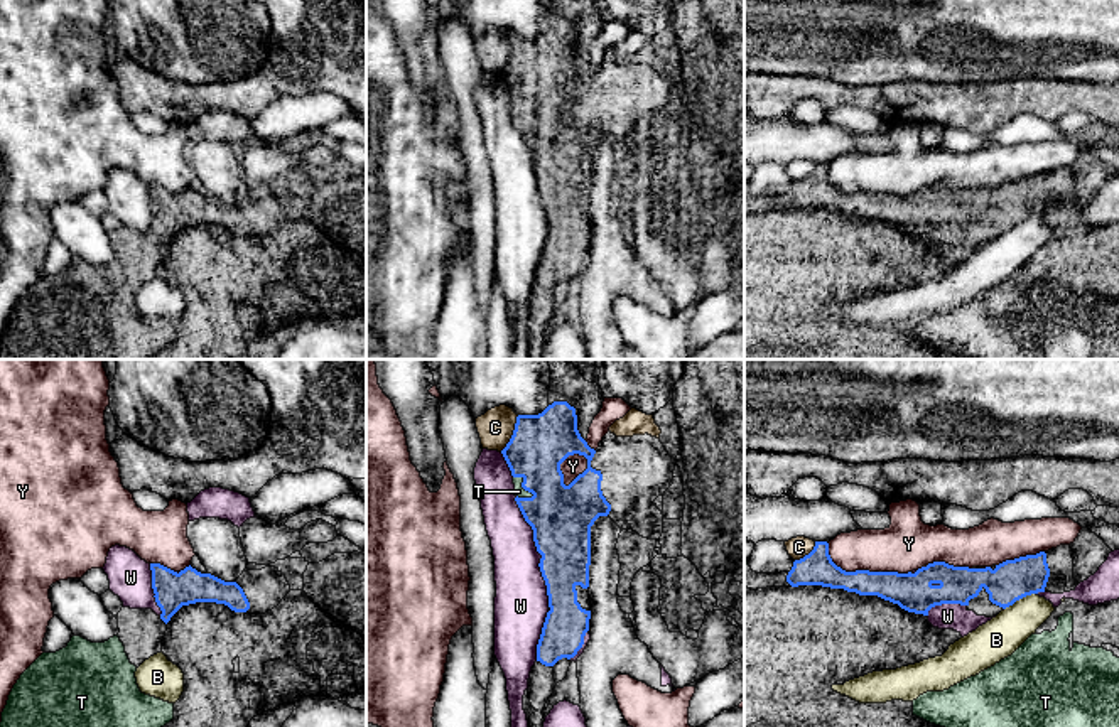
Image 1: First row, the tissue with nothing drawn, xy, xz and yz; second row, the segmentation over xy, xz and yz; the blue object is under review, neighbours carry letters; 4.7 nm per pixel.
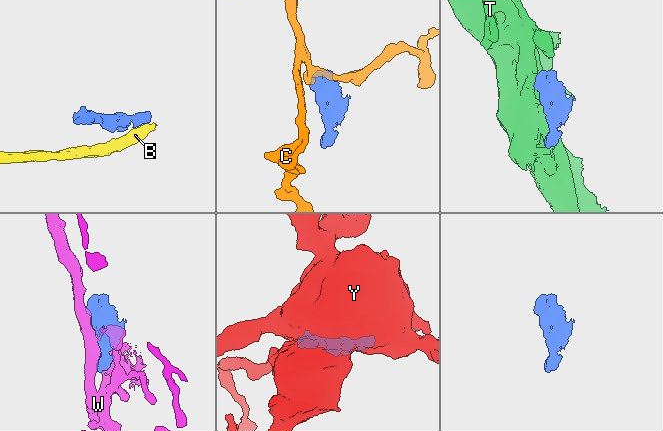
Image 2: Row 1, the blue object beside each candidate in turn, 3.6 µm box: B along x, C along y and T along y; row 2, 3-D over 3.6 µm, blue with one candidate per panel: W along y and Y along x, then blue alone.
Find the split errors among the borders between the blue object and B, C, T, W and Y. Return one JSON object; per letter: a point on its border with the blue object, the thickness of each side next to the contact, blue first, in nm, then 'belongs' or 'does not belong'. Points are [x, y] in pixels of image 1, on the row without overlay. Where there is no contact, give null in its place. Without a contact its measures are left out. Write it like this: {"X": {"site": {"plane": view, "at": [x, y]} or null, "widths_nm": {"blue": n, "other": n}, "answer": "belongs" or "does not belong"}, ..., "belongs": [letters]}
{"B": {"site": {"plane": "yz", "at": [1020, 220]}, "widths_nm": {"blue": 190, "other": 190}, "answer": "does not belong"}, "C": {"site": {"plane": "xz", "at": [513, 56]}, "widths_nm": {"blue": 280, "other": 170}, "answer": "does not belong"}, "T": {"site": {"plane": "xz", "at": [522, 108]}, "widths_nm": {"blue": 300, "other": 50}, "answer": "belongs"}, "W": {"site": {"plane": "xz", "at": [537, 172]}, "widths_nm": {"blue": 300, "other": 240}, "answer": "does not belong"}, "Y": {"site": {"plane": "yz", "at": [863, 193]}, "widths_nm": {"blue": 180, "other": 240}, "answer": "does not belong"}, "belongs": ["T"]}

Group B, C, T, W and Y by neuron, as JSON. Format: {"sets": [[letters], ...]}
{"sets": [["B"], ["C"], ["T"], ["W"], ["Y"]]}

